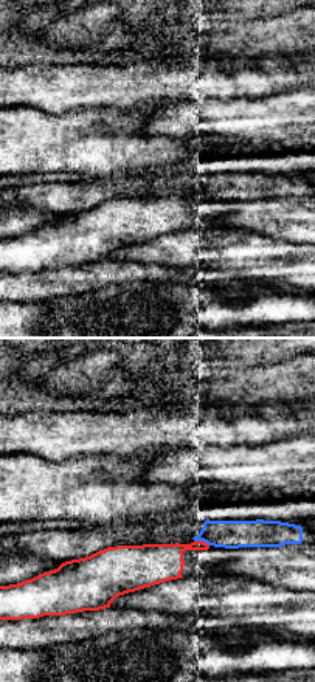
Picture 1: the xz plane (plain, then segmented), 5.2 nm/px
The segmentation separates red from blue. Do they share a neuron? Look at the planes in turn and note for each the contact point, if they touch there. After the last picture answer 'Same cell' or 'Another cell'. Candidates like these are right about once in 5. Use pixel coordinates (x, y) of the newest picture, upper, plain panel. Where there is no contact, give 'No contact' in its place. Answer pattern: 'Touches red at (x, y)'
Touches red at (202, 194)

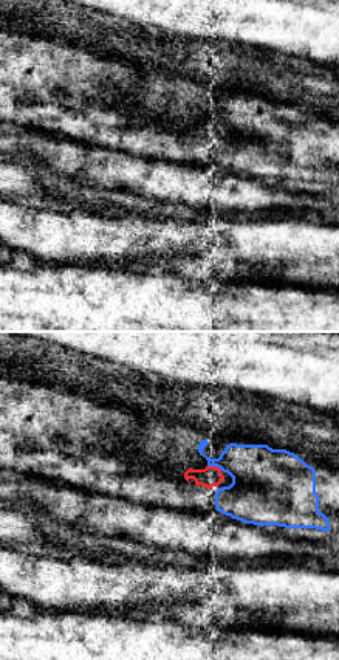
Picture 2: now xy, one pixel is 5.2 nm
Touches red at (215, 120)

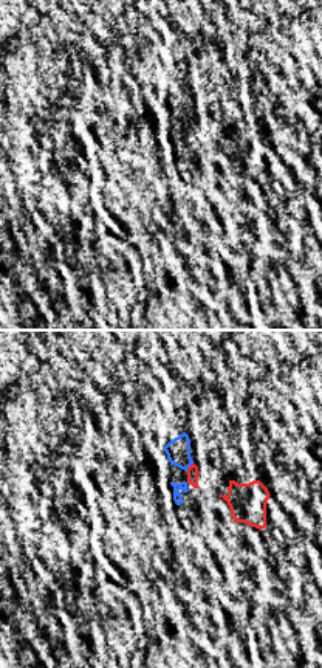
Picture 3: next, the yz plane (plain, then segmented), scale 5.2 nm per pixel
Touches red at (189, 120)

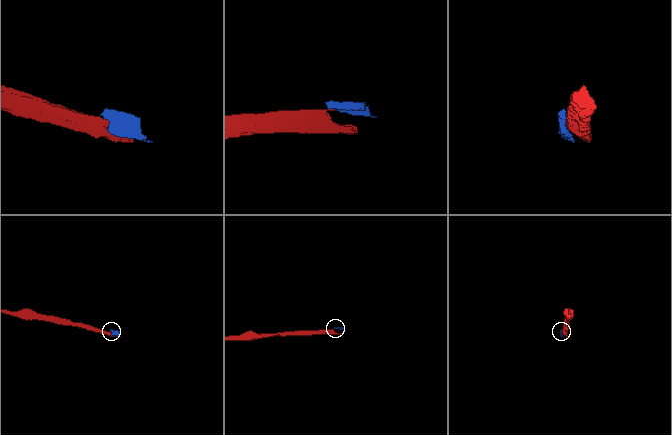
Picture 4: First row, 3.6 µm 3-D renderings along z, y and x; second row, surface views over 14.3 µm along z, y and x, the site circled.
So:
Another cell

